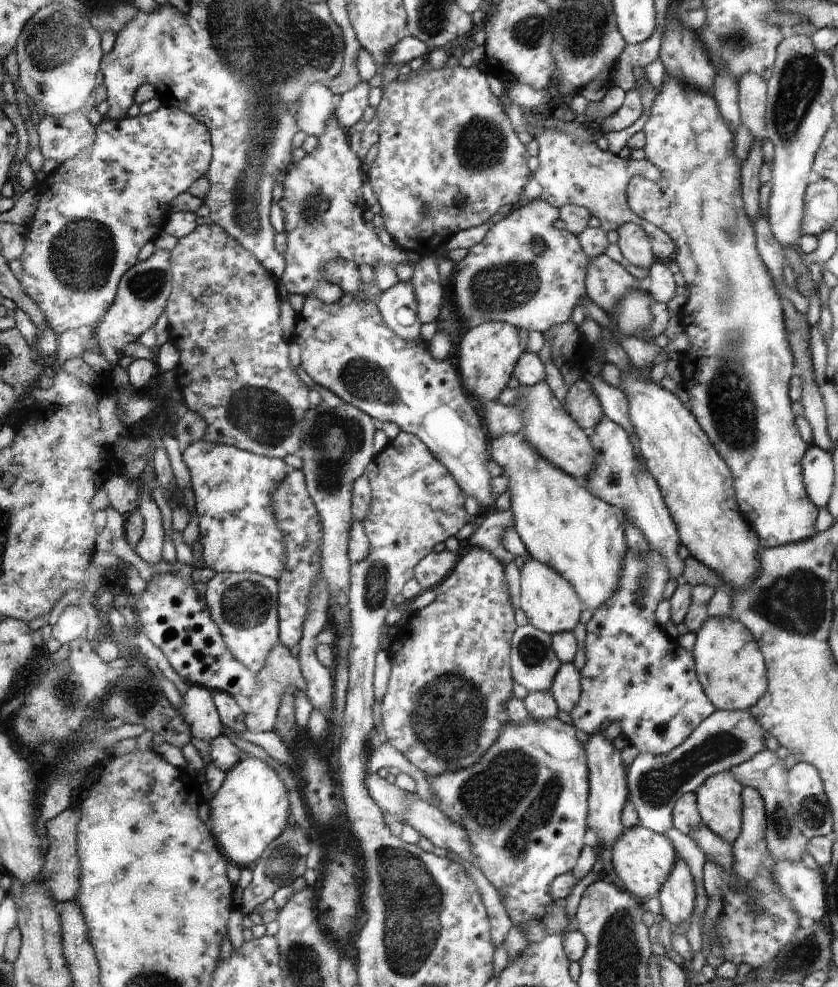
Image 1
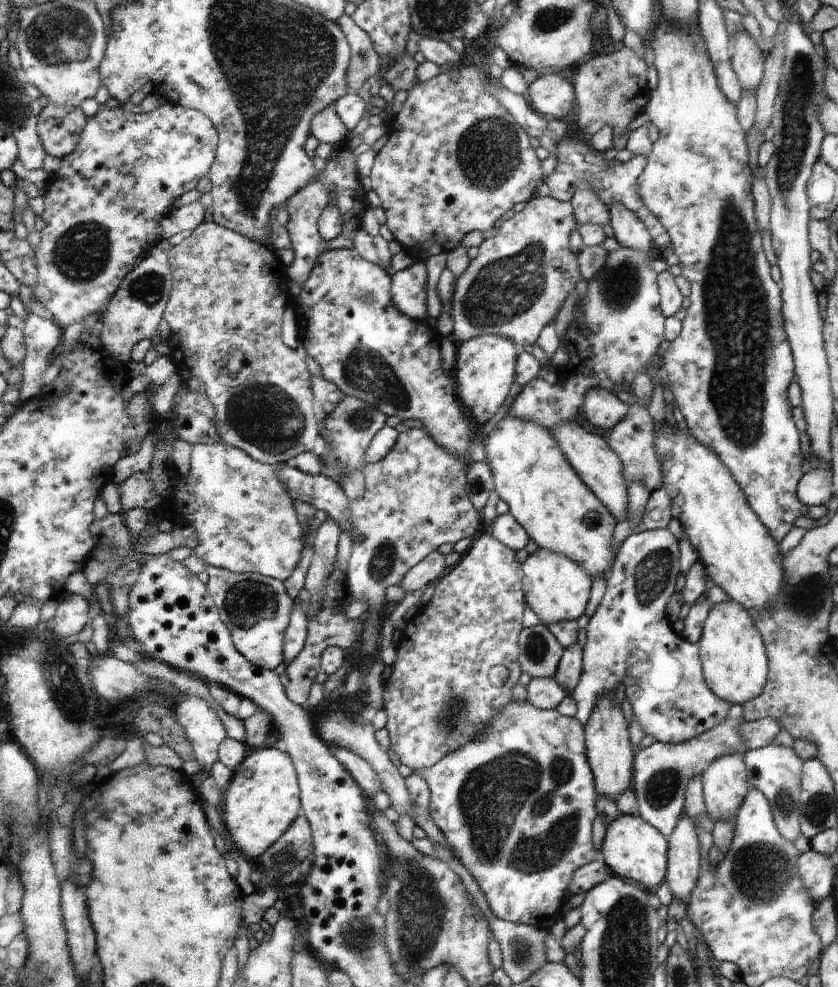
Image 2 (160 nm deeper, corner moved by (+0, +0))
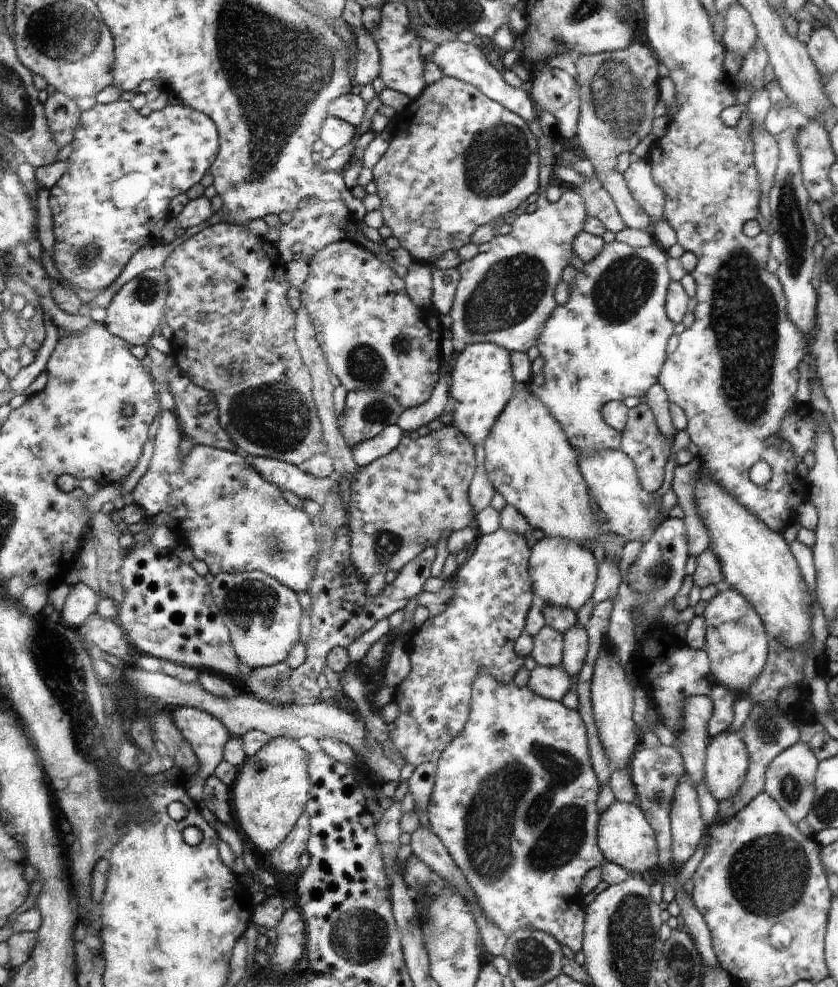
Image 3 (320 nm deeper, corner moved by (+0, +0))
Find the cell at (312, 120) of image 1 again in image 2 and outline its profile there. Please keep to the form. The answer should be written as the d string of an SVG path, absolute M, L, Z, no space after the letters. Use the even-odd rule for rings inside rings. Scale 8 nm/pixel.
M334 105L326 107L313 118L313 133L316 140L331 144L334 148L344 145L351 135L341 118L337 115Z

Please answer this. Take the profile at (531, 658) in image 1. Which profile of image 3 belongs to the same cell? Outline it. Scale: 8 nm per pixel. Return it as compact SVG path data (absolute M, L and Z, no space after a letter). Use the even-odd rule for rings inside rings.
M544 625L544 628L533 636L534 647L530 656L538 665L558 666L564 659L565 637L557 629Z

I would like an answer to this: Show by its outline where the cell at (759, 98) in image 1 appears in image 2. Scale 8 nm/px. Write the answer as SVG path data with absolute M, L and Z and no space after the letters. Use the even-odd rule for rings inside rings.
M748 31L737 32L731 38L731 65L743 90L756 90L763 77L767 55Z

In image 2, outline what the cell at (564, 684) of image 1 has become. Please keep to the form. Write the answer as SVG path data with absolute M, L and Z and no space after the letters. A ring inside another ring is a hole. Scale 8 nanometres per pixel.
M576 642L574 646L564 649L565 652L561 656L560 666L554 678L567 694L571 695L572 691L576 690L584 670L584 648Z

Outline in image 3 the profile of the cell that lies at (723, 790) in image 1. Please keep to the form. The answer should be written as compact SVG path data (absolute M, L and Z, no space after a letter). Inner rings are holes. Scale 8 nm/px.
M724 731L709 739L704 780L714 800L731 799L740 790L749 764L749 754L740 733Z

